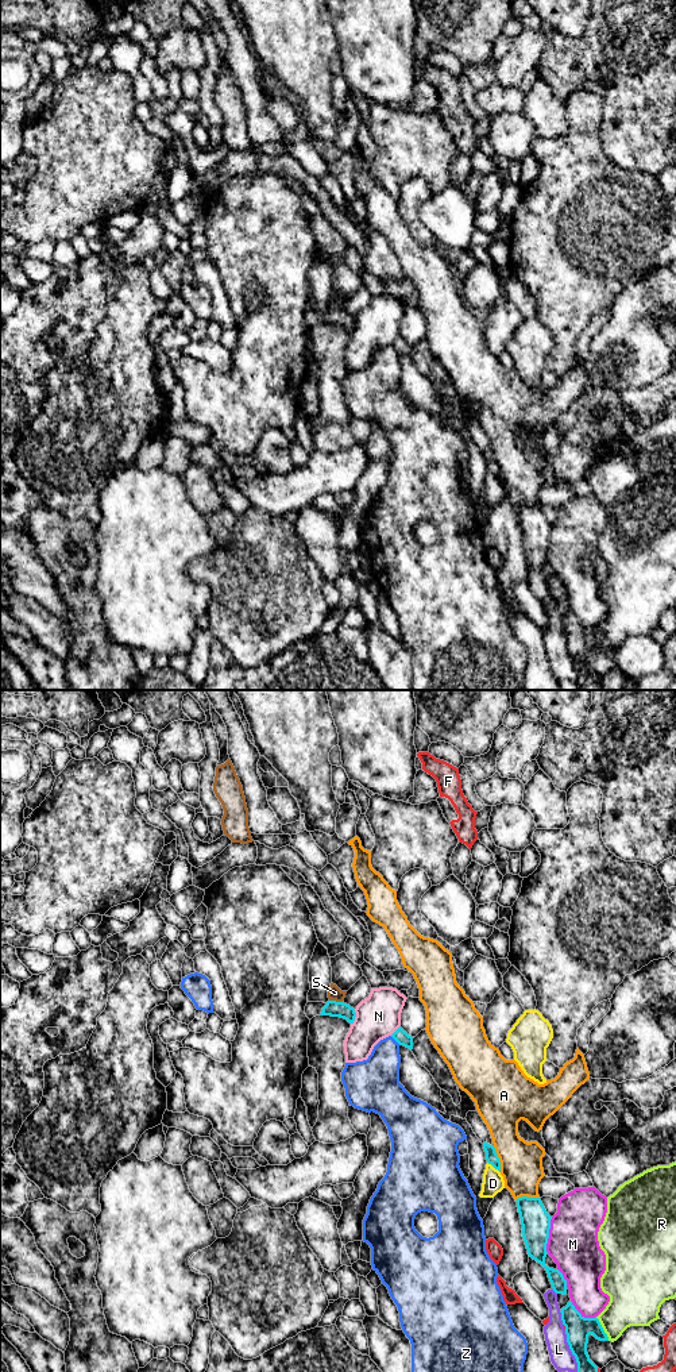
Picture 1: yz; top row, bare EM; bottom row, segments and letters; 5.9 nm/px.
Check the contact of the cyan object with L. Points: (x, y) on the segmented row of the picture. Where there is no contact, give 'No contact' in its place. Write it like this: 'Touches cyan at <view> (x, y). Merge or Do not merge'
Touches cyan at yz (571, 1351). Do not merge

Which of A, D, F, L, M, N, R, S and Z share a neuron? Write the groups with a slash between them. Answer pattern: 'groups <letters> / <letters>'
groups A / D / F / L / M / N / R / S / Z

